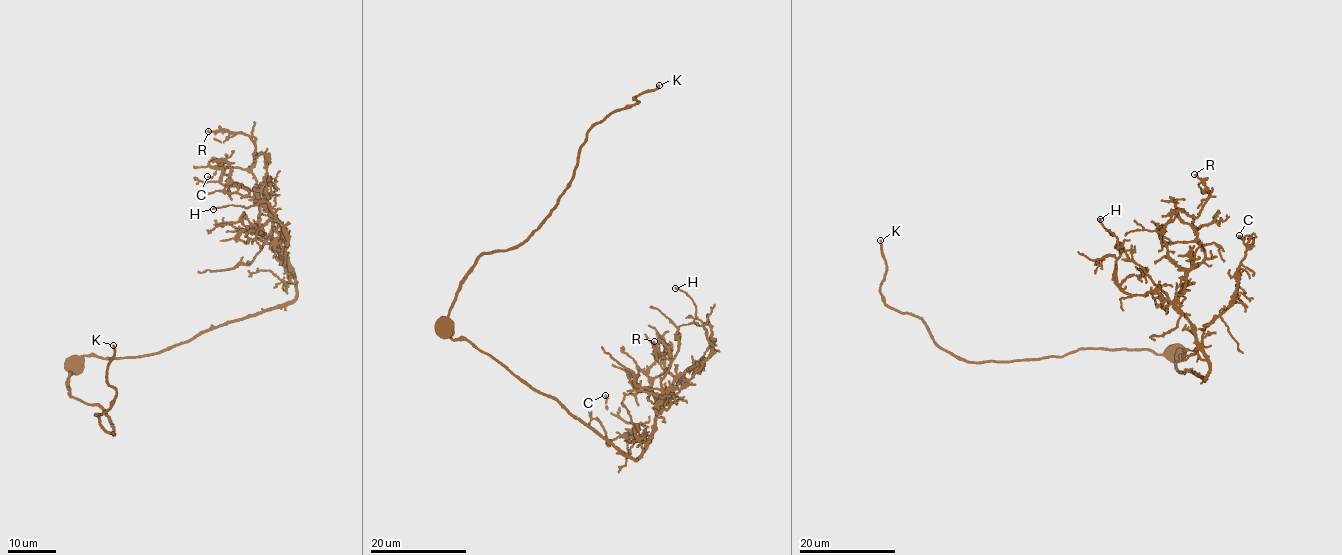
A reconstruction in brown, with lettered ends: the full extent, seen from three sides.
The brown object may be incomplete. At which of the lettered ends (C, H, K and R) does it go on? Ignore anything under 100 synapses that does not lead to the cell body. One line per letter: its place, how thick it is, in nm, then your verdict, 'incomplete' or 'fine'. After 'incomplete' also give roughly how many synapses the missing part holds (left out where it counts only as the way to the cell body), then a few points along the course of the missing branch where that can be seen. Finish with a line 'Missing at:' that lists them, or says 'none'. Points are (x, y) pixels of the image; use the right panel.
C: at (1239, 235); 180 nm thick; fine
H: at (1100, 219); 130 nm thick; fine
K: at (880, 240); 240 nm thick; incomplete; about 170 synapses
R: at (1194, 174); 170 nm thick; fine
Missing at: K

